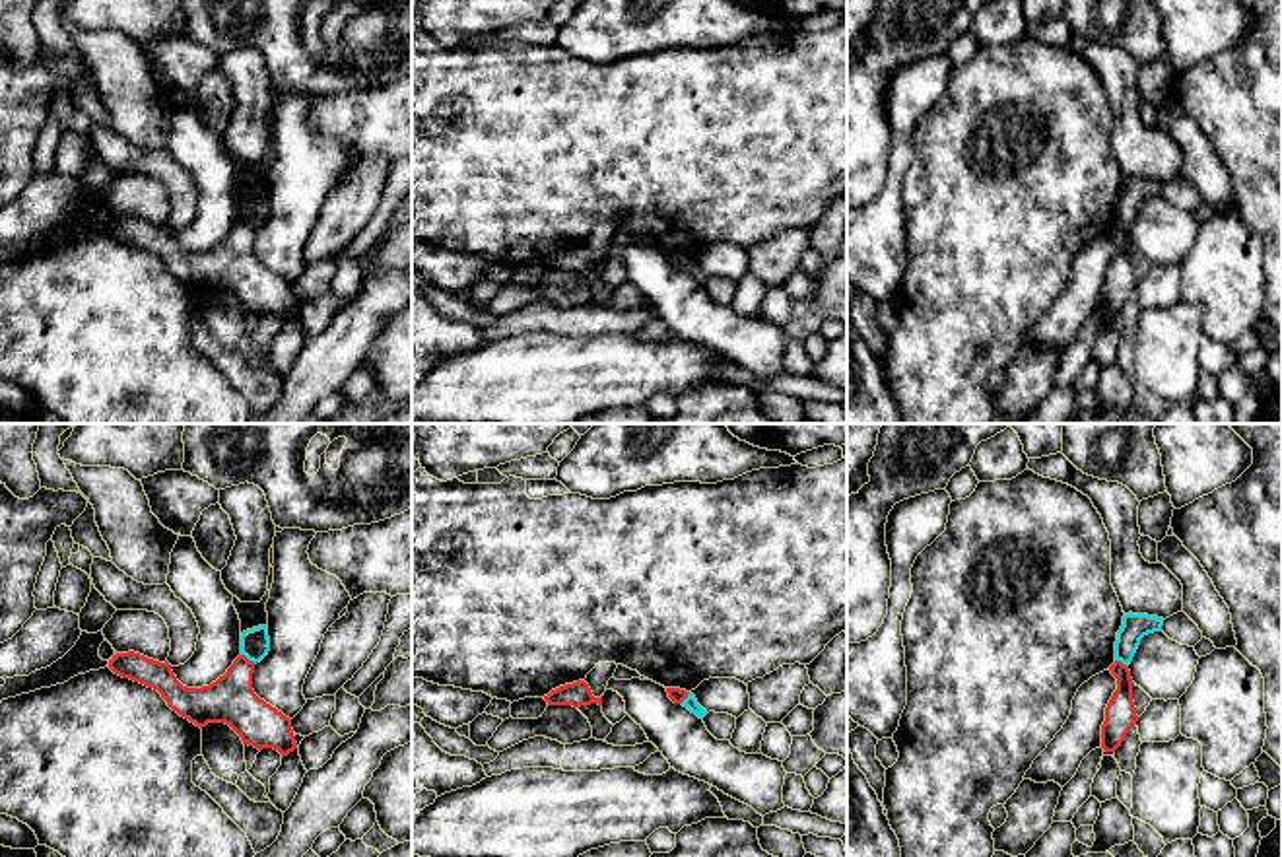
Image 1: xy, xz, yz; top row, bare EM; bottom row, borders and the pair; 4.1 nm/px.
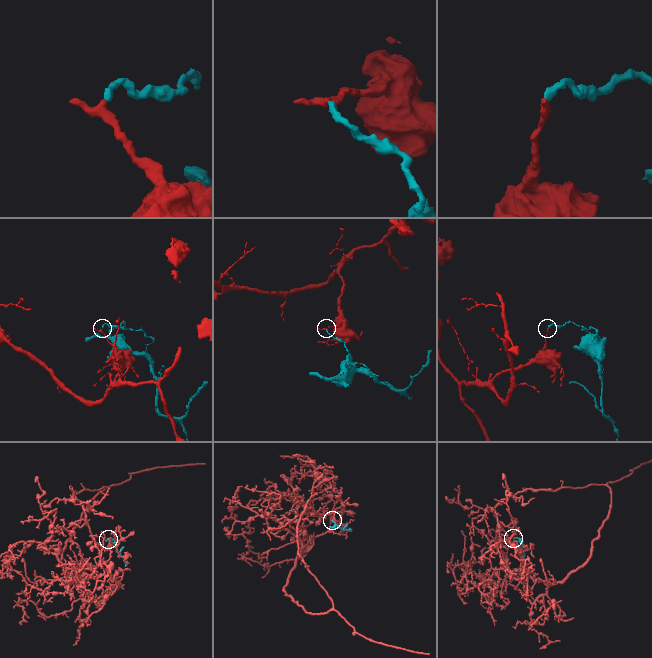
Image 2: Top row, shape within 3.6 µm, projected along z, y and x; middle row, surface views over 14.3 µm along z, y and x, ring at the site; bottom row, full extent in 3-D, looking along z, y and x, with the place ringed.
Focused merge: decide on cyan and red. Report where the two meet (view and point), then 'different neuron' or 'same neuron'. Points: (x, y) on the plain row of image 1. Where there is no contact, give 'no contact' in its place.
meets cyan in xy at (249, 224); different neuron

